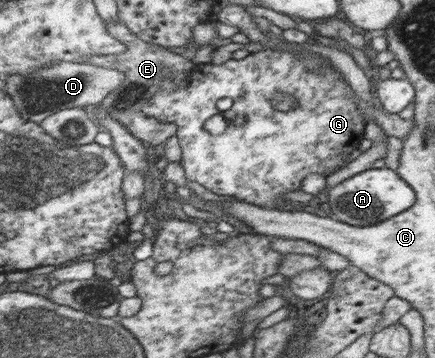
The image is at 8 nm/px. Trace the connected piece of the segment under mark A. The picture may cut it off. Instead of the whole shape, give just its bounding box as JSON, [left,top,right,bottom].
[329,168,416,226]

